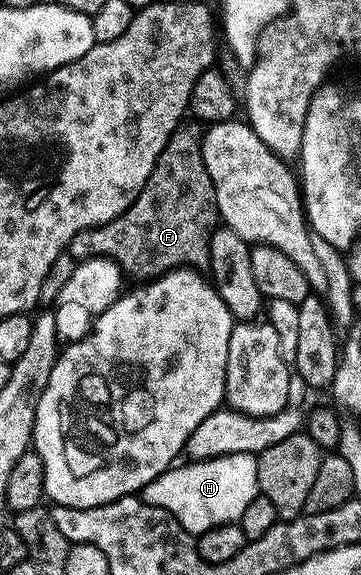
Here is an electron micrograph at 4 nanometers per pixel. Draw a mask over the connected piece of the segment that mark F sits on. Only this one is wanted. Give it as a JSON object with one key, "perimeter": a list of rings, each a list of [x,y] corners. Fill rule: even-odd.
{"perimeter":[[[181,124],[173,132],[173,136],[169,140],[167,147],[161,152],[161,156],[157,160],[157,164],[153,168],[153,172],[149,176],[149,180],[145,184],[145,188],[137,196],[137,200],[130,206],[125,213],[121,216],[117,216],[114,220],[114,229],[124,230],[127,234],[103,234],[107,232],[96,232],[95,230],[82,230],[77,232],[77,236],[73,236],[73,240],[67,245],[66,253],[71,254],[76,260],[82,260],[85,258],[114,258],[115,262],[123,270],[124,275],[128,279],[139,278],[135,280],[150,280],[152,278],[158,278],[161,274],[166,274],[169,270],[182,267],[183,262],[187,257],[199,258],[208,253],[207,245],[211,239],[212,230],[217,226],[217,211],[215,208],[215,193],[213,192],[213,184],[209,180],[209,172],[205,172],[205,164],[203,163],[203,157],[199,151],[199,143],[201,141],[200,131],[194,130],[193,127],[187,126],[188,124]]]}

